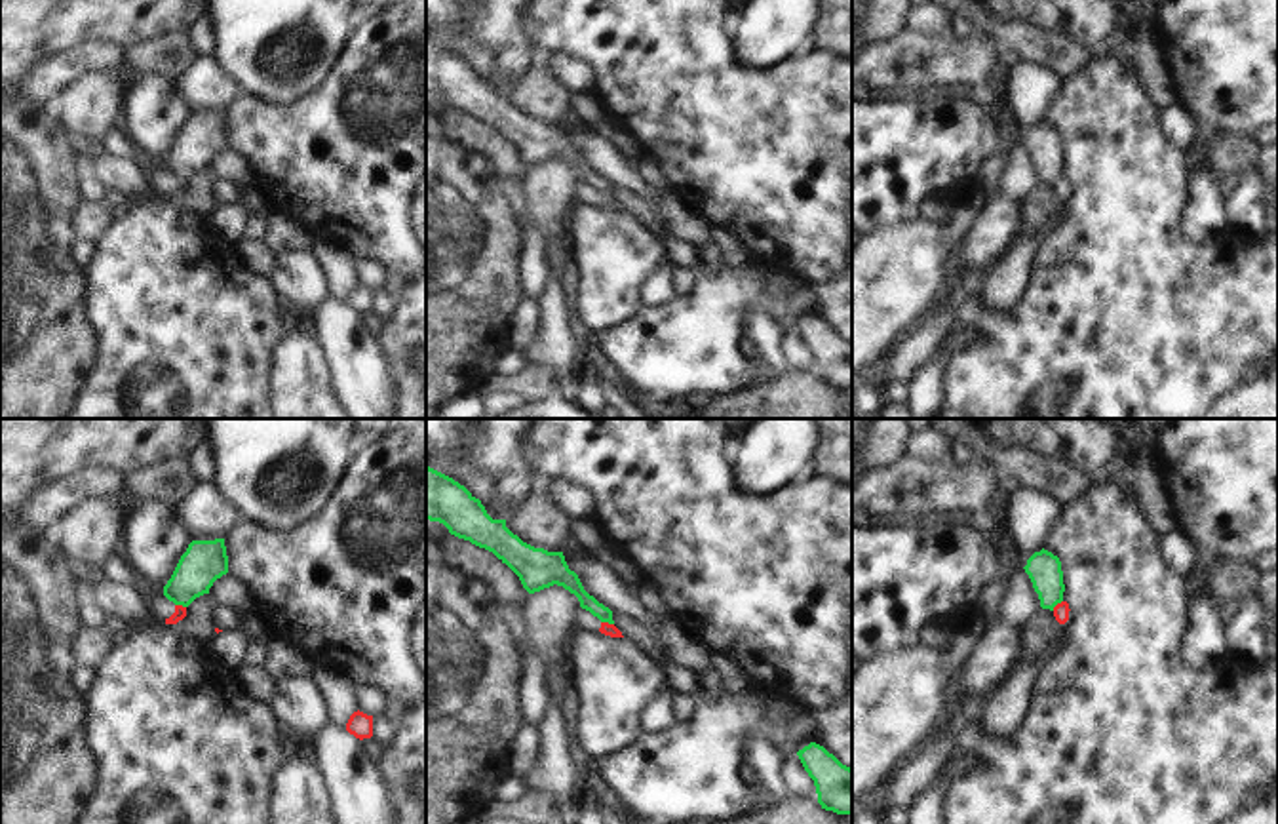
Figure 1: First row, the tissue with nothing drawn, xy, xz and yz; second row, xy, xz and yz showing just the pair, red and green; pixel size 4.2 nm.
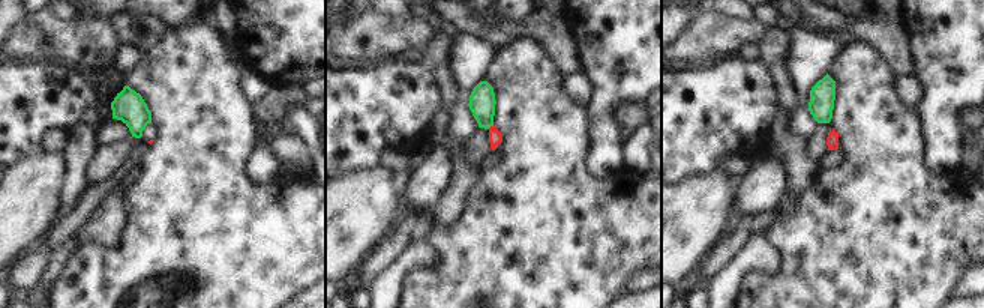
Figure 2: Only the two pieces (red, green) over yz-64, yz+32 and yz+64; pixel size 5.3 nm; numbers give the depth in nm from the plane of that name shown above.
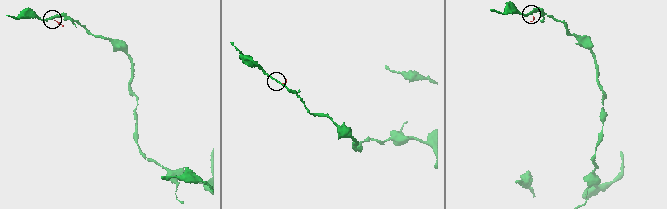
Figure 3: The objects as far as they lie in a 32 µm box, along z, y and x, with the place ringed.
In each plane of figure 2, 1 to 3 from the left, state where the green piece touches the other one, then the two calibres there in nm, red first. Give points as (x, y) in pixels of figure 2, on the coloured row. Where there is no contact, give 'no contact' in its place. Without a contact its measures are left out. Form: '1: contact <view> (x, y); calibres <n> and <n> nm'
1: no contact
2: contact yz+32 (491, 126); calibres 80 and 140 nm
3: no contact

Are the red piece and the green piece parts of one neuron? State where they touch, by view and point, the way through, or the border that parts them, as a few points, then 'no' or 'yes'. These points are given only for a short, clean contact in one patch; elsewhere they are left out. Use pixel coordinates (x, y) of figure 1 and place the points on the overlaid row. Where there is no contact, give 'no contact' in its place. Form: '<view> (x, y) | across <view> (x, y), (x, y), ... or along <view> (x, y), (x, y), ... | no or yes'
xz (607, 623) | along xz (601, 621), (613, 625) | no

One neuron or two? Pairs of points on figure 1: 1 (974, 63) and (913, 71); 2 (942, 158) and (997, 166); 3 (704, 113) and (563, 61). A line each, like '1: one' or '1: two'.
1: one
2: two
3: two

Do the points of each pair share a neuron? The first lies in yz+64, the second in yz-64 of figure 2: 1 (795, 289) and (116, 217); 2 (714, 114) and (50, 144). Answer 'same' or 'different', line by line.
1: different
2: different

